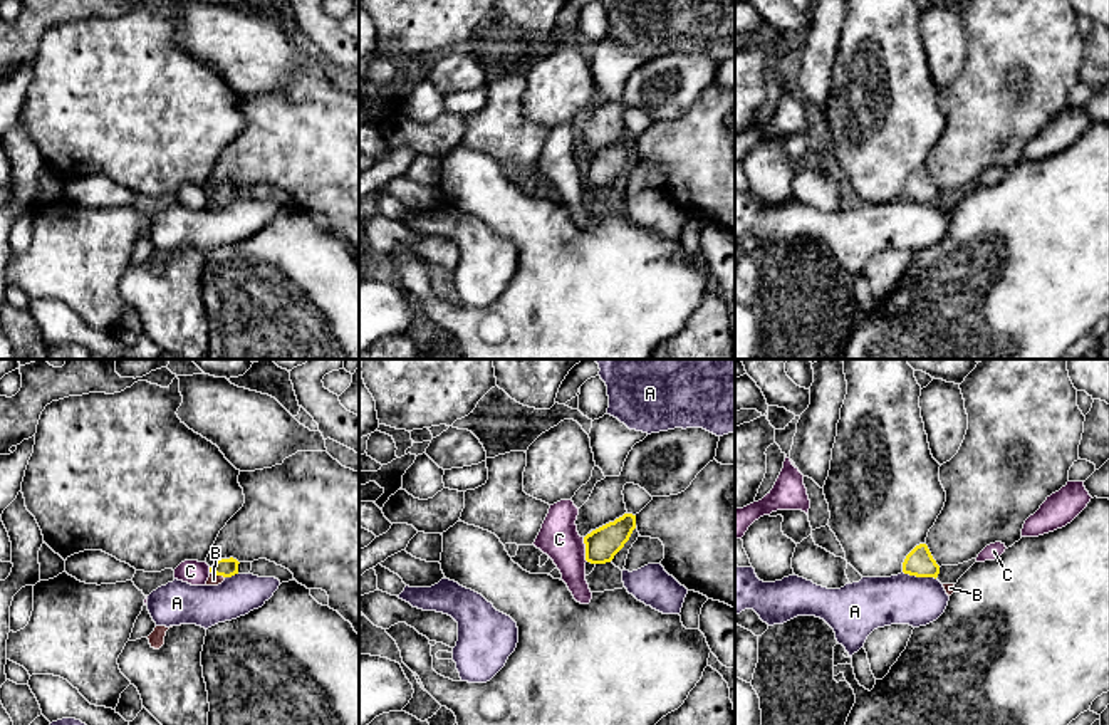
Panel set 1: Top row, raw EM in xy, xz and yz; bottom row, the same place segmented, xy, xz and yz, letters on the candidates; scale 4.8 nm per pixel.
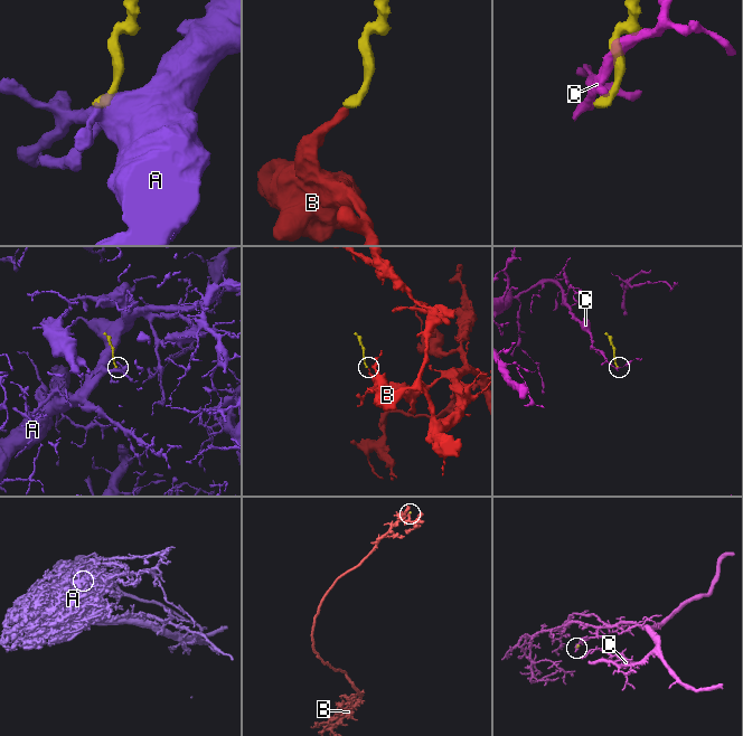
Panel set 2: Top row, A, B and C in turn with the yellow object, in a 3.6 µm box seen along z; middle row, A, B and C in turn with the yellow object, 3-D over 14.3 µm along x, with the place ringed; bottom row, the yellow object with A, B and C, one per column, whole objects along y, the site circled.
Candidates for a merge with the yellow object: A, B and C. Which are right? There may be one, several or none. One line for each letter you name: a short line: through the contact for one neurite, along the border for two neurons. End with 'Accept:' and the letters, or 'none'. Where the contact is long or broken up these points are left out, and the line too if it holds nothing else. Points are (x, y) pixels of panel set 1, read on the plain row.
B: Line: xy (227, 192), (217, 198), (213, 203)
Accept: B

